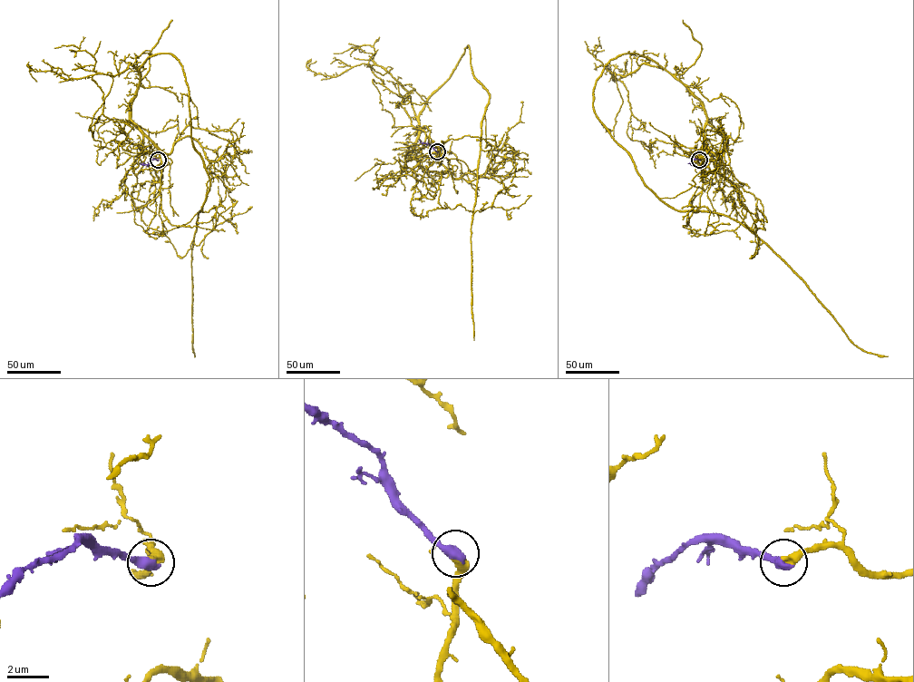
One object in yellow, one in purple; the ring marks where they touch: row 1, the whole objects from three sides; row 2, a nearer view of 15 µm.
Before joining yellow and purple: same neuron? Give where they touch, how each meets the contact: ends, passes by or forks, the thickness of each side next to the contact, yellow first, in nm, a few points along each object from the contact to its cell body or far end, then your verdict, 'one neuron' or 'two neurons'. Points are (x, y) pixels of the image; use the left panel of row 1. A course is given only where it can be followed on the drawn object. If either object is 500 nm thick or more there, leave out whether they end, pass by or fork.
(158, 160) | 440/500 nm | yellow via (158, 160), (188, 136), (209, 160), (220, 158), (207, 167), (212, 178), (191, 254), (195, 356) | purple via (158, 160), (154, 159), (147, 164), (140, 163) | one neuron

